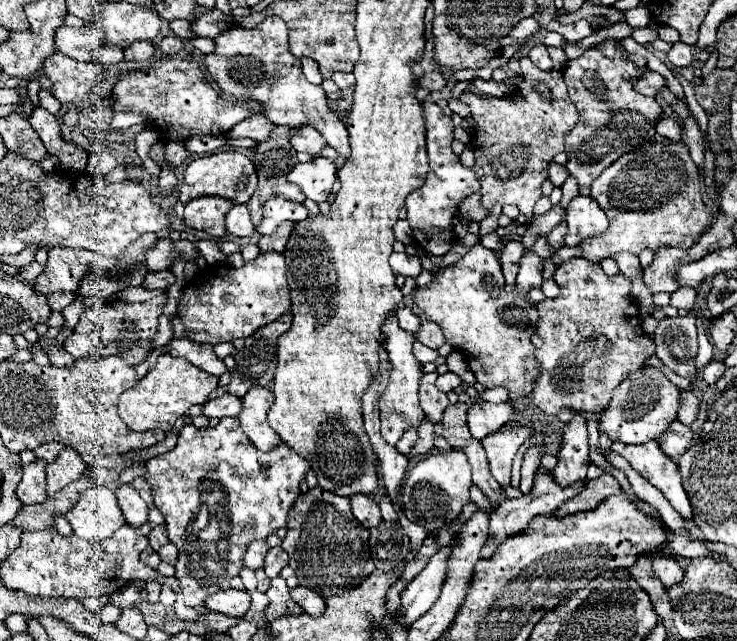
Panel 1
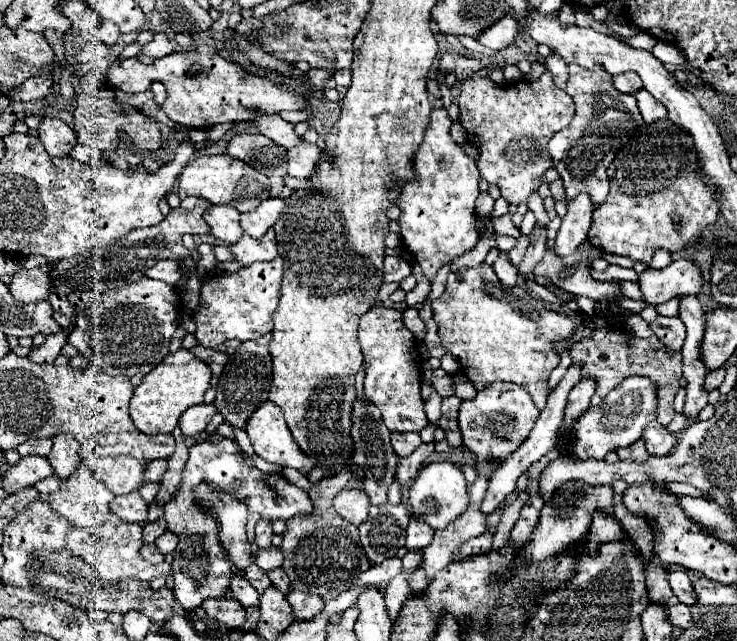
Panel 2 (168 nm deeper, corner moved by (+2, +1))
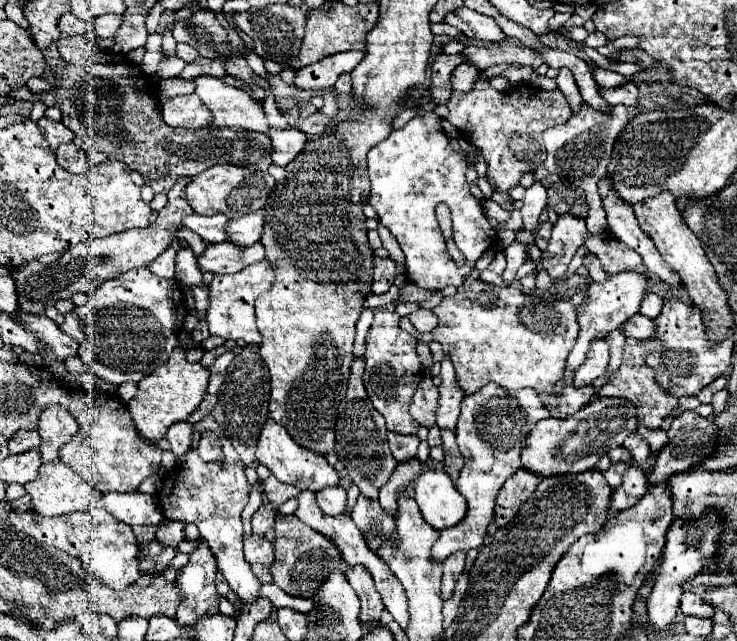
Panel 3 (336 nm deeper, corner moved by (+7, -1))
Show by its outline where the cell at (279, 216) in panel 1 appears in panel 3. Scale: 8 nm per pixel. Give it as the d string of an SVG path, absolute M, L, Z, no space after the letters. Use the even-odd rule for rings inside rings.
M250 212L228 222L228 240L240 246L256 244L262 236L262 228L264 228L262 212Z

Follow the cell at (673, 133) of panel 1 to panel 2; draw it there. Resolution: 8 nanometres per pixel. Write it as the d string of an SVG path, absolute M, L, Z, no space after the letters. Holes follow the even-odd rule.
M639 88L639 92L635 92L633 96L637 100L639 112L641 112L641 116L643 116L645 122L667 118L667 108L663 108L663 104L659 104L651 94L647 94L645 88Z

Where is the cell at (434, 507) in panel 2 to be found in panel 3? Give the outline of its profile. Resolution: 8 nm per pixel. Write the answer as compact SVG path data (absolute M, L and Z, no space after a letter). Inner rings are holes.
M428 470L414 482L414 500L424 520L436 530L450 528L466 516L466 500L444 470Z

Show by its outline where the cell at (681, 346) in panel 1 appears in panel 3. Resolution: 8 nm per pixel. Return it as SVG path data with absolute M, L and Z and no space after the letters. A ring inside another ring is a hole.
M636 314L636 316L628 318L628 320L622 324L622 328L624 328L626 336L630 336L630 338L634 336L634 338L638 338L638 340L646 340L646 338L650 338L650 336L656 334L656 324L654 324L654 320L646 318L646 316L642 316L642 314Z

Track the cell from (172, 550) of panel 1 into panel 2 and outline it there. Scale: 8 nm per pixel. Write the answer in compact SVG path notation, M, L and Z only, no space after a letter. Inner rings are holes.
M163 532L163 534L155 540L157 548L159 548L163 554L173 552L173 550L177 548L177 542L179 542L179 536L175 536L173 532Z

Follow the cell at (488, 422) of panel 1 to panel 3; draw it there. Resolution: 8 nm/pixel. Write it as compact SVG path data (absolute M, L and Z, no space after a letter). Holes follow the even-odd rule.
M486 384L476 394L470 394L462 400L456 438L464 456L464 468L460 472L460 478L456 480L456 488L466 498L468 512L466 518L458 522L458 526L440 530L440 536L432 546L434 562L444 562L454 552L468 552L472 548L482 546L488 524L494 516L494 500L500 488L522 466L520 452L526 446L526 438L530 436L532 428L548 416L548 408L530 388L522 388L518 396L514 396L498 384Z

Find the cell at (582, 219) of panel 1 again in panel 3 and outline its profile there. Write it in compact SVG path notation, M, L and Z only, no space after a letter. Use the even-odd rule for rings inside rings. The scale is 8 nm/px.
M562 214L552 228L548 248L542 252L542 266L554 278L564 278L576 250L588 236L586 222L572 214Z

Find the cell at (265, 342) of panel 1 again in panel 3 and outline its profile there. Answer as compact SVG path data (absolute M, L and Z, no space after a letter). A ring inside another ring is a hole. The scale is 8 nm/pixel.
M248 344L230 362L224 384L218 392L218 404L210 412L214 420L222 426L224 436L230 438L232 446L236 448L246 466L258 466L258 460L254 458L254 446L258 440L258 430L262 430L262 422L266 422L268 418L268 394L270 394L268 368L264 368L264 360L258 354L258 346Z

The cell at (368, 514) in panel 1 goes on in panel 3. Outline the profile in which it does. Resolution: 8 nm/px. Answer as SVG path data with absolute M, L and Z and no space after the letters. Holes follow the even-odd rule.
M340 486L324 488L316 496L318 496L318 506L322 508L324 514L330 514L330 516L348 514L348 508L346 508L346 490L344 488L340 488Z

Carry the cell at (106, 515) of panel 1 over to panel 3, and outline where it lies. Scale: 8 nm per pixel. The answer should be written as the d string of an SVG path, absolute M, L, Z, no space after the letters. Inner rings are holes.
M60 460L52 462L52 464L42 464L38 478L34 482L28 482L24 488L32 496L34 510L42 516L62 516L62 514L70 514L76 510L86 510L87 512L88 510L104 510L98 506L98 500L106 494L102 494L94 486L86 484L80 474L76 474L70 466L62 464Z

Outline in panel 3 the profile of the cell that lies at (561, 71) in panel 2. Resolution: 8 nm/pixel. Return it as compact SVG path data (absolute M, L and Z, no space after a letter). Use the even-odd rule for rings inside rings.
M560 68L560 70L558 70L558 76L556 76L556 84L558 84L558 90L566 96L572 112L576 112L578 106L580 106L580 102L582 102L582 96L580 96L580 92L578 92L578 86L576 86L570 70Z

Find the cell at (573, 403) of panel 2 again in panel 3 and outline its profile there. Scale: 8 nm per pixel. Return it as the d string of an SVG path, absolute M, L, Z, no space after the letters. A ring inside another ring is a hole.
M604 340L594 342L594 346L590 348L590 354L586 356L586 362L582 364L582 368L578 368L576 376L574 376L574 386L582 388L582 386L590 386L598 376L602 376L606 372L610 354L608 354L608 344Z

